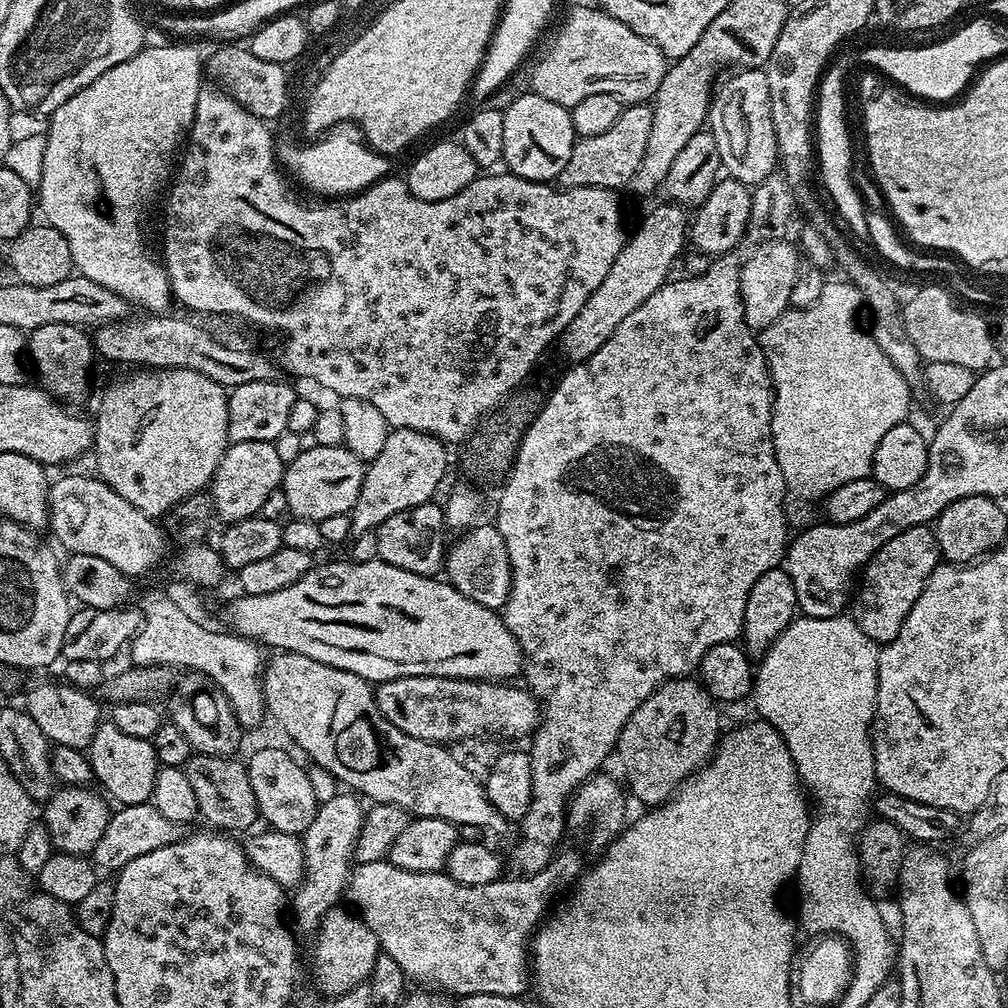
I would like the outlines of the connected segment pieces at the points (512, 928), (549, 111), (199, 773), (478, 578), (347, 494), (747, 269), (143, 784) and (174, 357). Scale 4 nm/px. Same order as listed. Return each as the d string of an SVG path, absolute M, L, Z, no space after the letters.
M561 851L555 853L554 859L552 859L542 871L525 875L523 877L524 881L522 881L521 884L516 880L501 878L494 882L490 882L486 886L466 886L462 882L454 882L454 878L450 878L443 871L411 872L410 870L402 870L398 866L389 864L387 859L382 859L378 862L356 864L355 867L353 867L352 877L348 879L346 896L347 899L352 899L353 905L351 904L351 907L363 918L366 922L366 926L370 926L370 930L374 930L374 938L378 938L380 951L390 954L390 958L394 958L394 962L398 962L398 966L402 966L405 977L412 979L413 976L413 978L420 983L417 985L427 986L432 990L439 990L449 997L453 996L452 998L473 996L474 994L524 996L526 990L528 990L530 986L530 941L538 925L545 919L546 913L553 907L552 899L560 895L560 897L563 897L565 893L575 885L580 876L581 873L576 871L576 856L564 856Z
M525 94L518 97L509 108L505 107L503 113L503 163L508 164L507 171L527 180L555 181L566 162L570 162L572 148L578 139L572 125L571 111L558 106L558 102L549 102L547 98Z
M197 752L183 767L190 787L198 798L199 819L224 834L247 833L255 829L260 820L258 802L254 798L254 786L250 786L247 767L238 761L231 756L211 756Z
M477 523L467 529L461 535L464 537L453 548L451 545L447 549L443 571L446 573L448 583L454 585L462 594L466 594L466 598L474 598L478 606L500 610L503 609L510 594L512 581L510 554L506 554L506 542L495 523L484 523Z
M313 443L305 447L304 451L294 458L284 469L282 481L282 496L288 503L288 508L293 517L298 520L322 521L326 518L334 518L334 514L349 514L358 502L358 490L362 490L364 481L365 461L358 459L349 448L343 446L322 446Z
M777 238L761 243L755 254L749 256L741 263L740 293L743 298L743 314L747 325L754 332L759 332L776 322L788 307L794 282L799 276L800 259L797 247L786 242L787 239Z
M102 722L98 726L94 738L88 743L86 755L92 767L95 783L97 785L100 783L99 787L113 801L116 799L117 805L147 804L151 801L158 767L151 740L133 738L131 734L122 734L122 730L118 730L118 726L114 726L110 722Z
M150 314L144 319L125 318L114 324L101 324L94 332L94 348L108 360L128 366L158 368L189 368L198 374L206 374L226 390L242 386L246 382L266 382L277 379L278 368L260 352L252 348L235 348L216 340L212 332L207 332L200 324L191 324L173 314Z

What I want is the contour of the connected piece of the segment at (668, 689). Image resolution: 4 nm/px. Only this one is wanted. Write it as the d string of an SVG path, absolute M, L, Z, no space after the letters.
M691 677L668 680L642 702L620 731L616 747L629 793L650 808L671 799L685 780L710 761L719 744L722 731L718 708L704 685Z

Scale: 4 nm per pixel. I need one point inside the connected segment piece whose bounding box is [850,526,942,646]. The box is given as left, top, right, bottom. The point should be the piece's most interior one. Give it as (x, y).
(890, 582)

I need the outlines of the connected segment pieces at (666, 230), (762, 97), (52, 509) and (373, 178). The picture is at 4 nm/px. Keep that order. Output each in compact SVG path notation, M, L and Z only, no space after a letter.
M671 203L658 205L641 222L640 229L625 239L622 250L618 250L618 258L614 258L614 266L610 266L606 278L602 278L598 290L594 290L594 294L586 298L582 310L574 314L574 322L570 322L567 330L560 335L558 348L568 359L569 365L581 364L586 358L590 358L590 354L594 354L594 350L598 350L598 346L602 346L606 338L610 338L610 334L618 330L618 326L632 311L638 310L638 306L642 306L642 302L646 302L646 298L650 298L654 290L668 283L673 275L672 267L675 264L677 267L690 236L689 213L687 216L684 213L687 211L679 203Z
M739 69L720 83L713 91L713 99L708 110L708 130L714 134L723 171L733 180L755 186L768 179L774 164L778 162L777 134L774 132L773 111L770 107L769 78L763 69Z
M64 476L61 480L51 481L48 489L48 522L50 532L56 535L55 543L69 548L67 551L72 554L94 554L94 558L103 558L105 562L110 562L110 566L118 566L118 570L130 578L137 578L143 572L158 567L164 556L165 529L153 517L130 506L122 494L118 494L103 480L92 476Z
M337 126L327 134L321 135L313 144L299 144L296 140L275 141L276 158L280 161L280 167L289 177L301 180L312 192L321 192L324 198L344 198L349 194L362 192L372 184L377 184L379 180L385 179L389 175L389 157L383 152L375 151L368 147L361 131L355 126Z

